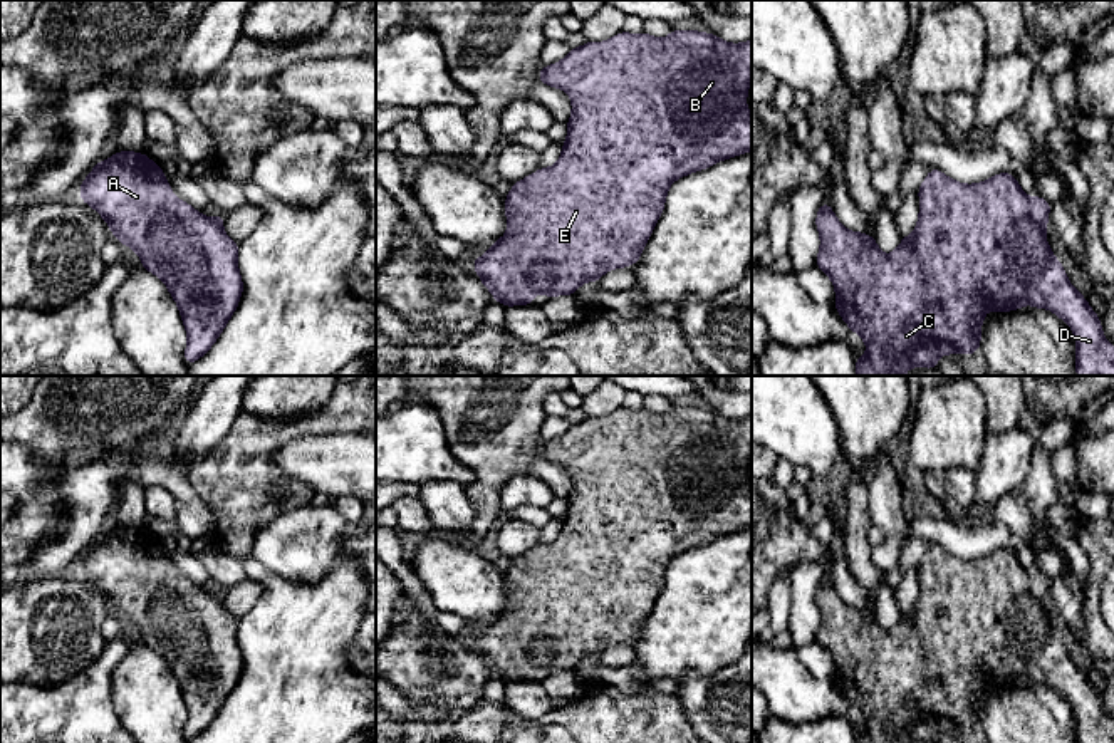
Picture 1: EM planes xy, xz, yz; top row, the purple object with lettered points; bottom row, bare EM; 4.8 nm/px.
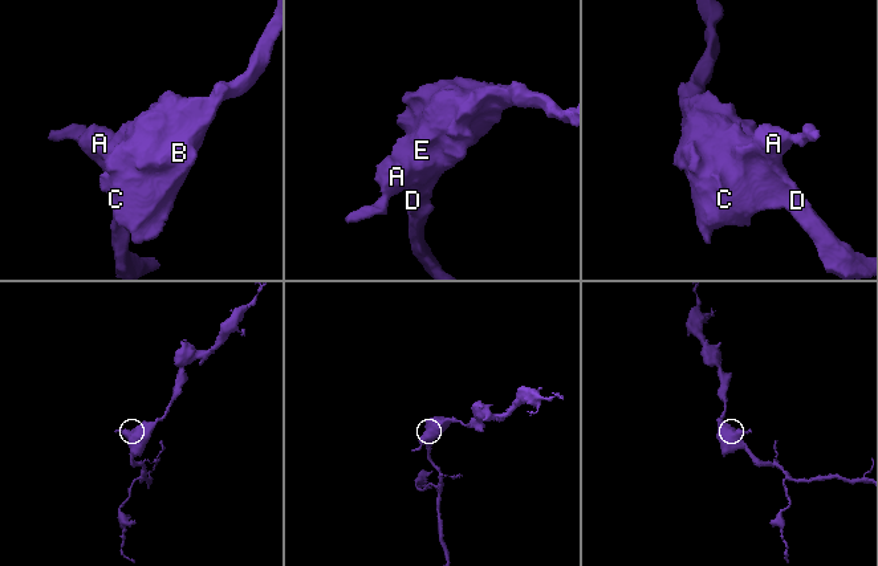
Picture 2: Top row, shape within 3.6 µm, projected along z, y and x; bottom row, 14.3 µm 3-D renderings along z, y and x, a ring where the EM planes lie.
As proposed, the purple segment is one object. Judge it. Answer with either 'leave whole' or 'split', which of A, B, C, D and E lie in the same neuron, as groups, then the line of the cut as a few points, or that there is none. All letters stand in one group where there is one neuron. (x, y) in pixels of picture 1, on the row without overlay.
leave whole; A B C D E; no cut

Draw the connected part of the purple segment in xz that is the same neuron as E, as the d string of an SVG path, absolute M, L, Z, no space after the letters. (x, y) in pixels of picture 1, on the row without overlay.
M674 404L666 414L658 414L646 408L627 409L622 406L606 418L586 418L577 424L570 424L560 438L544 441L537 456L565 466L572 476L572 490L567 496L569 508L562 520L559 537L550 543L540 543L530 552L513 559L510 569L505 572L507 611L492 619L483 632L471 637L473 646L492 668L493 676L500 678L503 683L530 681L535 669L544 669L550 674L557 671L574 671L582 659L597 657L612 644L629 644L641 634L653 604L663 589L666 569L673 557L690 548L706 545L721 535L752 527L752 490L747 483L747 470L752 458L752 416L728 419L715 409L681 404Z

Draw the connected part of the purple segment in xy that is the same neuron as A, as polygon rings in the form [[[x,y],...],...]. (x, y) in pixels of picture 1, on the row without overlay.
[[[117,527],[97,537],[79,564],[84,579],[109,600],[111,609],[158,651],[173,671],[183,694],[188,720],[186,740],[203,733],[238,683],[243,657],[237,639],[240,621],[223,605],[223,589],[208,594],[174,572],[163,545],[143,528]]]

